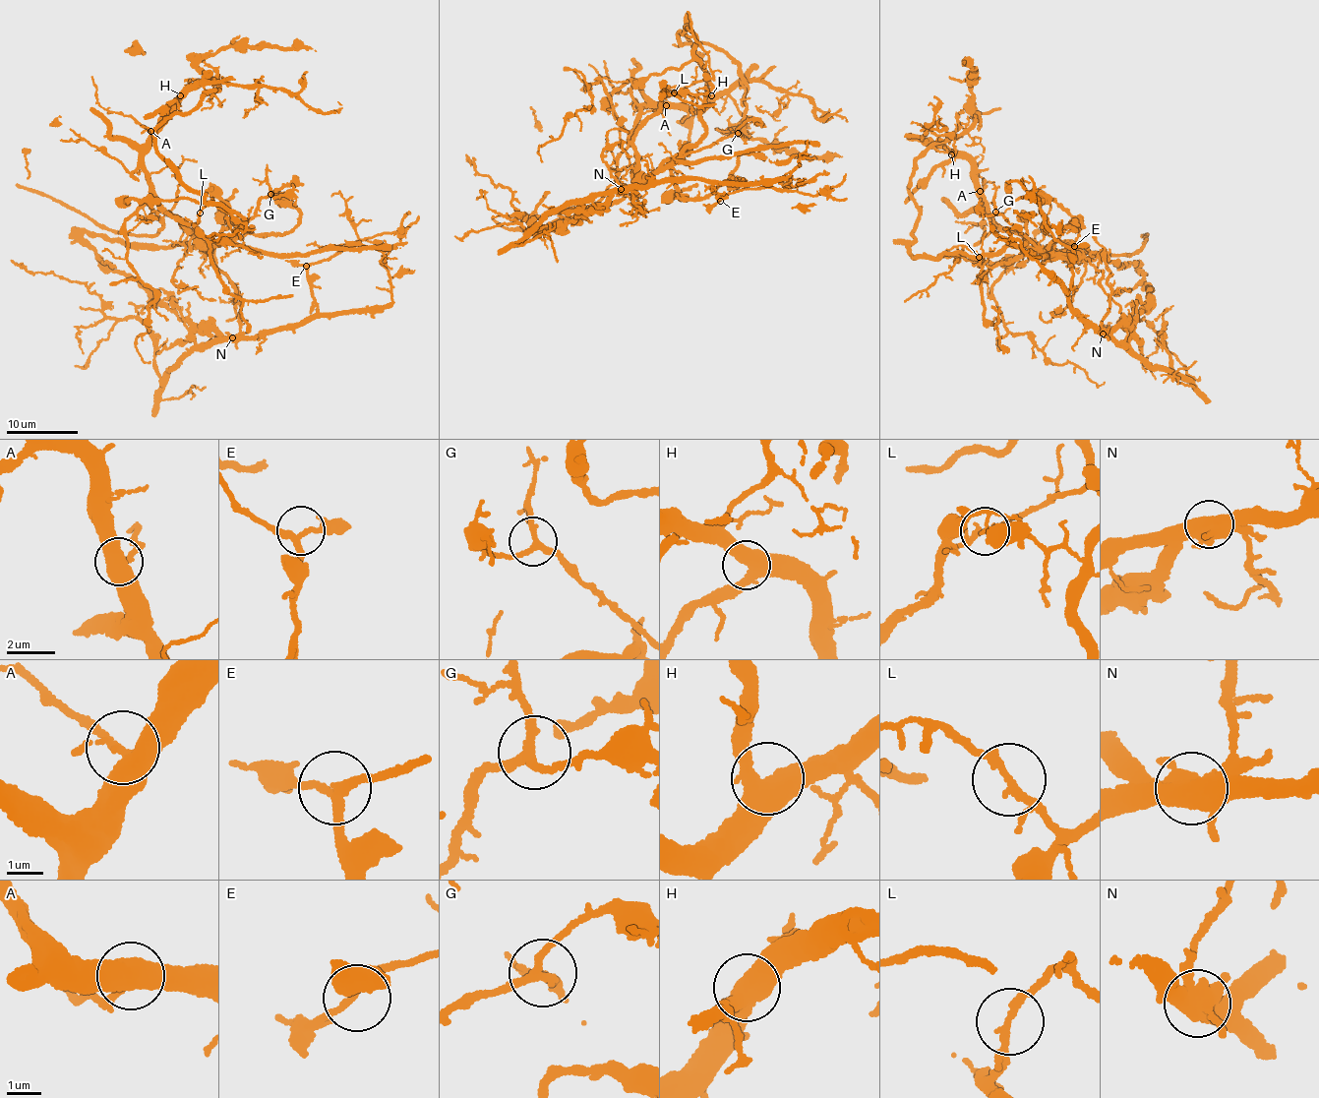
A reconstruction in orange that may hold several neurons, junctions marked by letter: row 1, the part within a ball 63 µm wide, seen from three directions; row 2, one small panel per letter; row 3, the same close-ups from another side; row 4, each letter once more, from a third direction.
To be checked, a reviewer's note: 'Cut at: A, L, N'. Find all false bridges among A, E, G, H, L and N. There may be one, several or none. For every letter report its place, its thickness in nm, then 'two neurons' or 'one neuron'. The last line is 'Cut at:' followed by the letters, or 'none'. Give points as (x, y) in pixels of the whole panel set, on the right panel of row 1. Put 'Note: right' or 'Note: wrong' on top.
Note: wrong
A: place (980, 191); calibre 340 nm; one neuron
E: place (1074, 246); calibre 200 nm; one neuron
G: place (995, 212); calibre 220 nm; one neuron
H: place (951, 154); calibre 500 nm; one neuron
L: place (979, 257); calibre 180 nm; two neurons
N: place (1103, 334); calibre 600 nm; two neurons
Cut at: L, N

